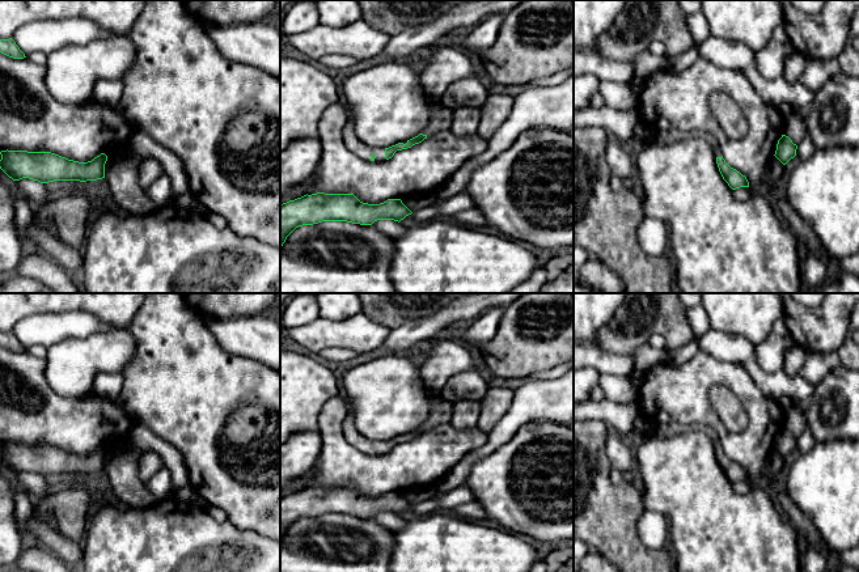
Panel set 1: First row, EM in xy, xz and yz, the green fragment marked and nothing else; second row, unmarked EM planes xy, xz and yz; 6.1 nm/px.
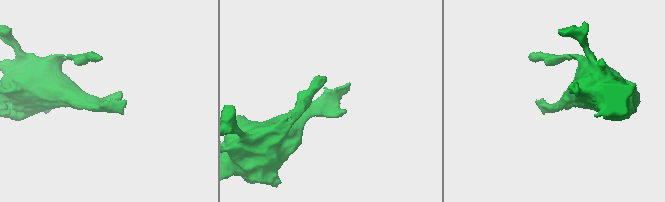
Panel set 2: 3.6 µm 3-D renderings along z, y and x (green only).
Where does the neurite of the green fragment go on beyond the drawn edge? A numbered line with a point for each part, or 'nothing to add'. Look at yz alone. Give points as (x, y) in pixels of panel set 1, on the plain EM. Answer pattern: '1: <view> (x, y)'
1: yz (710, 432)

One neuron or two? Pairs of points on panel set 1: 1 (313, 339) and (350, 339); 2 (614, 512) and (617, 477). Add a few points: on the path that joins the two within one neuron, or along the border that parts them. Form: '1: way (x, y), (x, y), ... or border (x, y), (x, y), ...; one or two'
1: way (322, 338), (341, 338); one
2: border (609, 471), (609, 477), (616, 483), (627, 481); two

